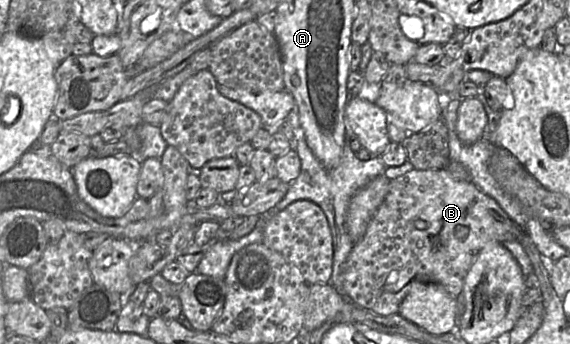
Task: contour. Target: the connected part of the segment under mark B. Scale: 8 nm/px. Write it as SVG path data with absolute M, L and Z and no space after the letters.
M446 169L410 170L390 181L383 203L370 220L364 236L355 243L346 261L341 266L341 294L351 302L372 310L379 315L398 314L399 307L414 281L434 282L444 286L454 297L463 291L467 273L482 248L489 242L518 241L519 227L491 197L484 194L473 183L453 178Z

